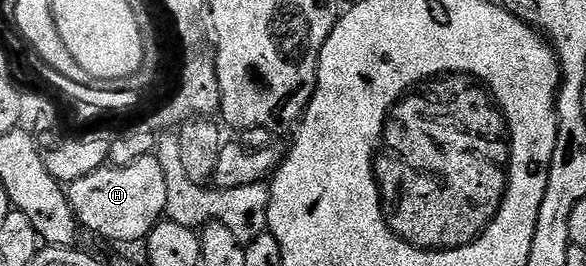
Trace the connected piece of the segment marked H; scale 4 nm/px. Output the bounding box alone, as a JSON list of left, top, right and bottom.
[66,153,166,243]

